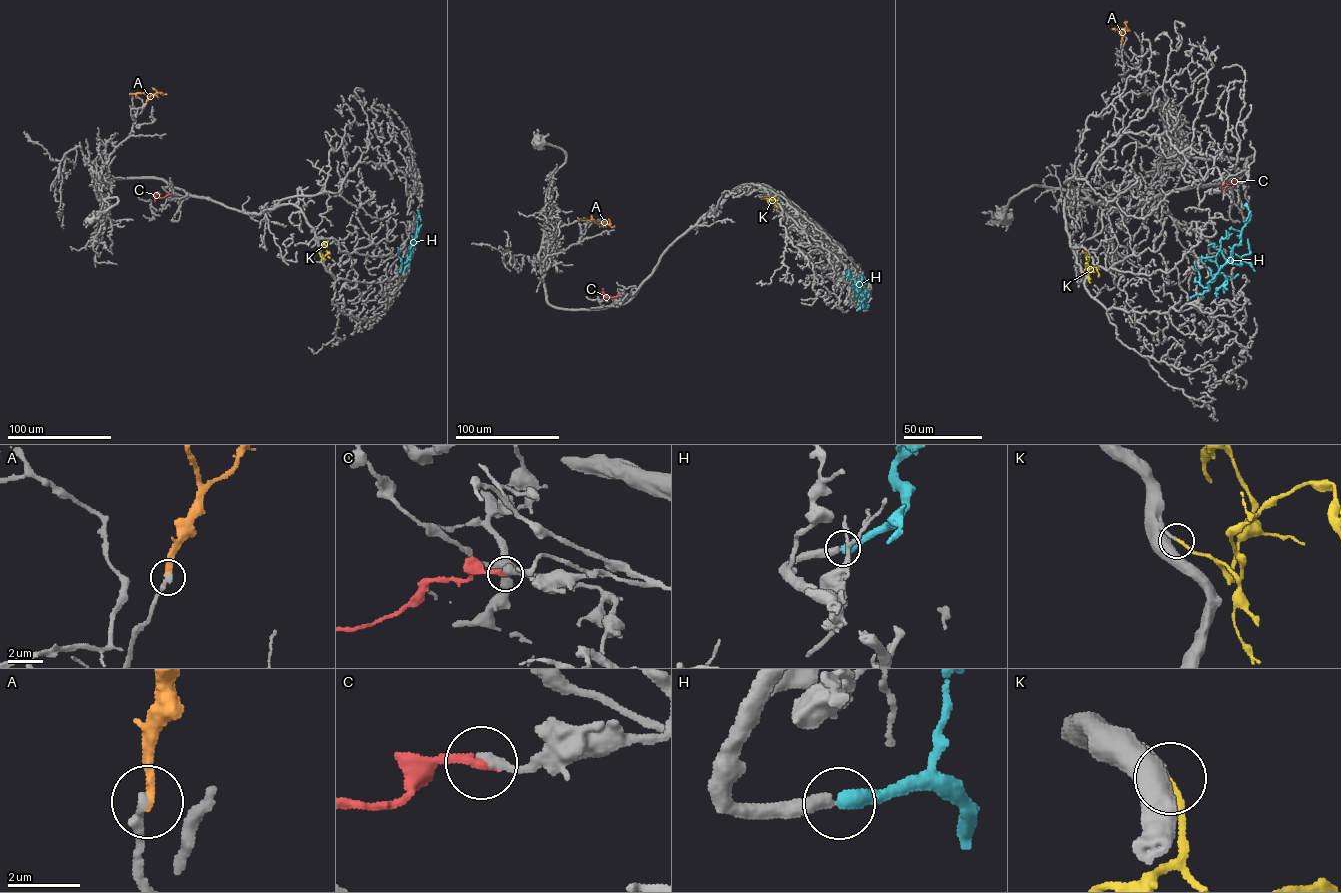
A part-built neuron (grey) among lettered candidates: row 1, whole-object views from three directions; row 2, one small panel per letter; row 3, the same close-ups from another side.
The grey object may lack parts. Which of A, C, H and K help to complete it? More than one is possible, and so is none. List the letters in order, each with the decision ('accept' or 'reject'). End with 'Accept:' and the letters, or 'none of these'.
A: reject
C: accept
H: accept
K: accept
Accept: C, H, K

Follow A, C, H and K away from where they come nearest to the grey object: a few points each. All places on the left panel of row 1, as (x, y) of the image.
A: (146, 103), (146, 94), (129, 94)
C: (171, 194), (162, 197), (155, 194)
H: (397, 271), (410, 258), (417, 237), (417, 209)
K: (322, 254), (320, 256), (319, 248), (328, 240)

